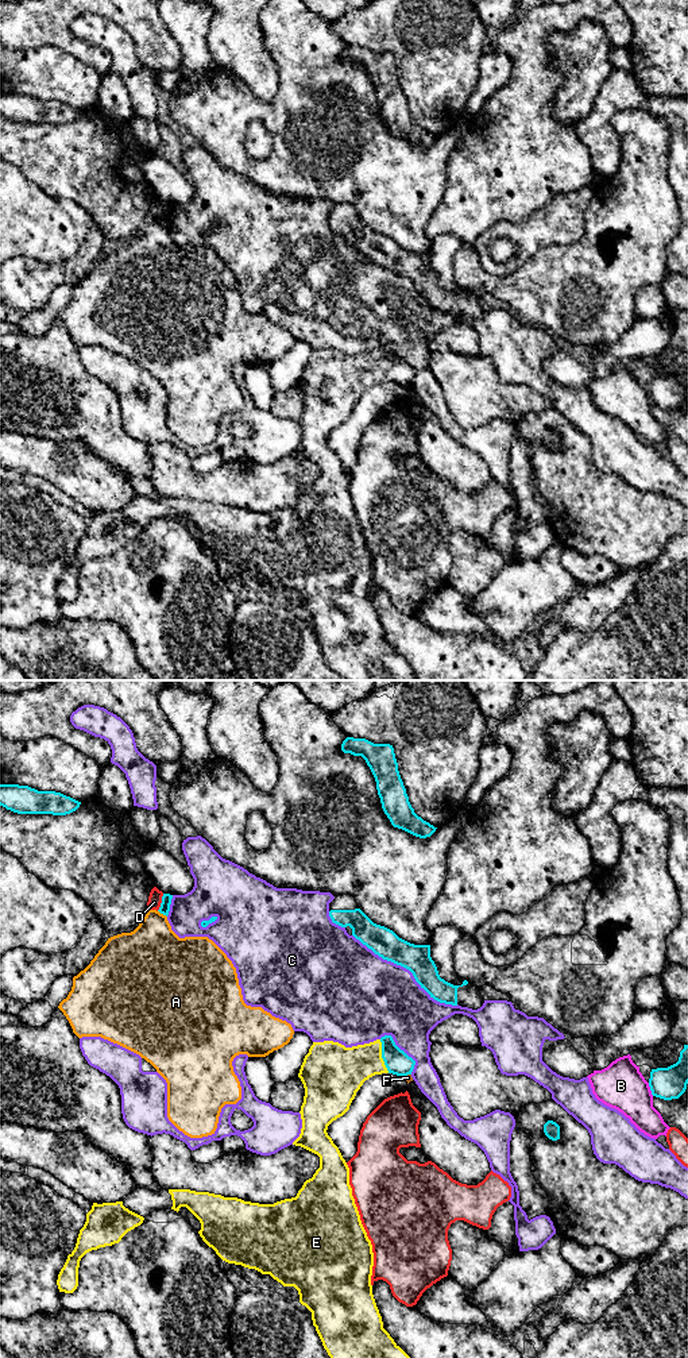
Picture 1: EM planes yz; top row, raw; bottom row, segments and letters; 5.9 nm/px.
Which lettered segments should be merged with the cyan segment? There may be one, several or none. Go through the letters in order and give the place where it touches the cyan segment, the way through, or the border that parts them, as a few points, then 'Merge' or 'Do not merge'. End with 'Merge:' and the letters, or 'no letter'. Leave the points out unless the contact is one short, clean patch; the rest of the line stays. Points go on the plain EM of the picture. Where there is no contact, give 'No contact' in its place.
A: Touches cyan at yz (162, 222). Do not merge
B: Touches cyan at yz (650, 398). Do not merge
C: Touches cyan at yz (406, 277). Do not merge
D: Touches cyan at yz (162, 211). Do not merge
E: Touches cyan at yz (382, 365). Path across: yz (397, 370), (382, 365), (362, 370), (343, 379). Merge
F: Touches cyan at yz (406, 384). Do not merge
Merge: E

